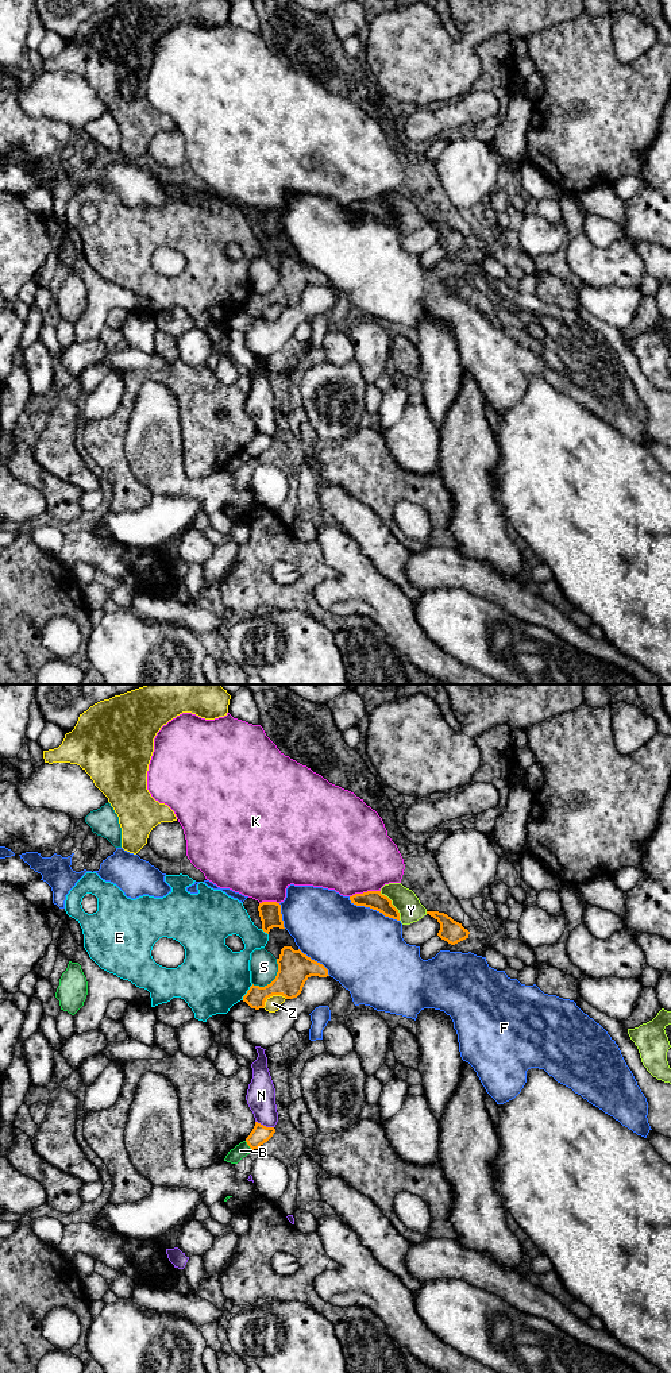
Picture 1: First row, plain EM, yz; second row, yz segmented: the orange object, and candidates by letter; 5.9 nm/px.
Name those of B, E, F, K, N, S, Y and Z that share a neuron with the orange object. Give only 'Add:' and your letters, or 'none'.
Add: none

